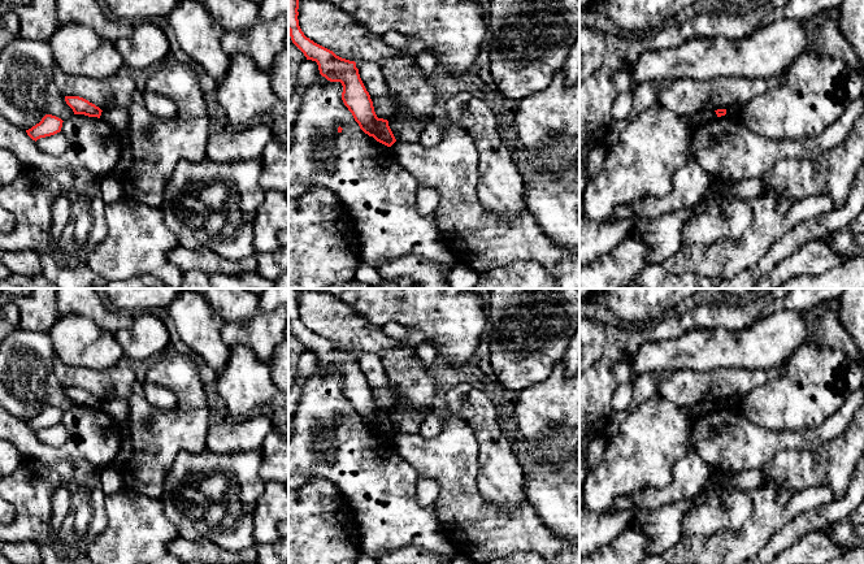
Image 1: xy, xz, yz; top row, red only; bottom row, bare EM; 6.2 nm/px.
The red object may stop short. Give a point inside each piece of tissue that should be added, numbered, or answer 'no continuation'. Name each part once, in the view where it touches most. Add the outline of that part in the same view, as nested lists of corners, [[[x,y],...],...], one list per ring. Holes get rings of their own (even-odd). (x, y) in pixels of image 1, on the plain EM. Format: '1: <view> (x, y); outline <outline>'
no continuation

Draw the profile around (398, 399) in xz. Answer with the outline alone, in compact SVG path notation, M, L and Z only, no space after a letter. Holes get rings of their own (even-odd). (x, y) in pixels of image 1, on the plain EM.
M388 382L388 386L390 386L390 392L391 392L391 395L392 395L392 403L394 403L394 405L403 405L403 407L405 407L407 409L418 413L418 415L422 416L424 418L431 412L431 409L429 409L429 408L417 408L417 407L412 405L412 404L409 403L409 400L405 399L405 398L400 394L399 389L398 389L394 383Z

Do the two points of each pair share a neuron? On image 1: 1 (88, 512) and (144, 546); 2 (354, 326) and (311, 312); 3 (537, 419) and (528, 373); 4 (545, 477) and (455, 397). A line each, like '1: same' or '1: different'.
1: different
2: same
3: different
4: different

